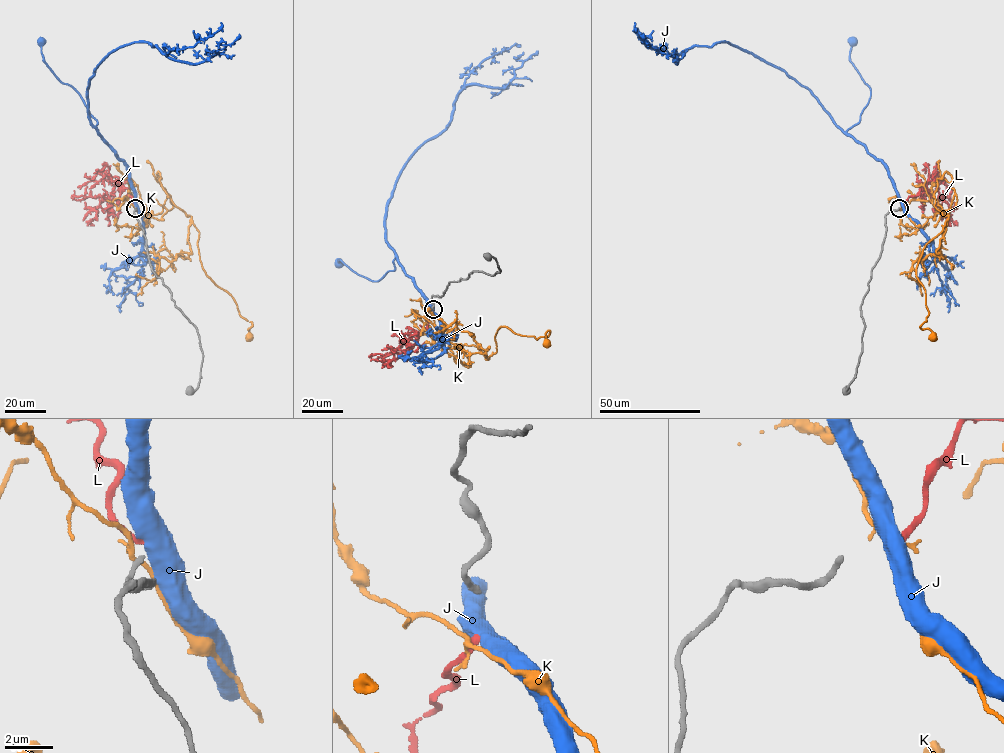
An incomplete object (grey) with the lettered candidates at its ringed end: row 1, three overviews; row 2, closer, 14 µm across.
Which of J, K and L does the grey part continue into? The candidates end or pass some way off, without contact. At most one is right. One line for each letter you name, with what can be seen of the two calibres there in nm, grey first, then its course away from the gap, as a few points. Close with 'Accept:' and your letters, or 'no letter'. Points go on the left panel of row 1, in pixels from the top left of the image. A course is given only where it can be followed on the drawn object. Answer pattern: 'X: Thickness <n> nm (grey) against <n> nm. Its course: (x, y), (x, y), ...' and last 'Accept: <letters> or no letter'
L: Thickness 240 nm (grey) against 280 nm. Its course: (135, 207), (129, 191), (120, 181), (107, 200), (103, 200), (99, 194), (71, 197)
Accept: L

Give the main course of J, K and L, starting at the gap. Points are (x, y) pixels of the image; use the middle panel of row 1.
J: (433, 312), (396, 256), (393, 262), (395, 269), (388, 271), (378, 281), (370, 280), (342, 261), (338, 263)
K: (432, 313), (466, 367), (458, 347), (488, 359), (500, 326), (537, 339), (547, 331), (546, 343)
L: (433, 313), (427, 330), (419, 335), (412, 348), (398, 349), (385, 356), (379, 353), (368, 356)

